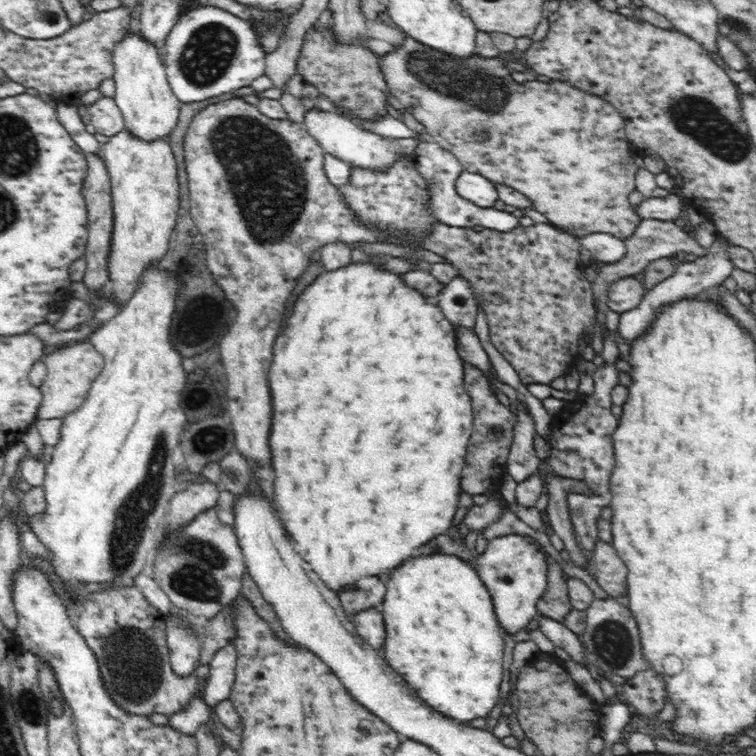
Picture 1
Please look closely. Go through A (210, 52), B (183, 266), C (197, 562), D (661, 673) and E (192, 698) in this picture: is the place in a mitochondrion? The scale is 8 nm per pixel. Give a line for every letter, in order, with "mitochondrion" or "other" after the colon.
A: mitochondrion
B: other
C: mitochondrion
D: other
E: other

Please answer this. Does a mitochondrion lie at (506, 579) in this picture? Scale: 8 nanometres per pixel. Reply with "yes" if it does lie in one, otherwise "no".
no

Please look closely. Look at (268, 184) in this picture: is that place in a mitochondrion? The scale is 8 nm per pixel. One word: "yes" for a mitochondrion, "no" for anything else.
yes

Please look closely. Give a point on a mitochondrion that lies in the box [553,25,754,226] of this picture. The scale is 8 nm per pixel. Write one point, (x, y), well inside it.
(699, 118)

